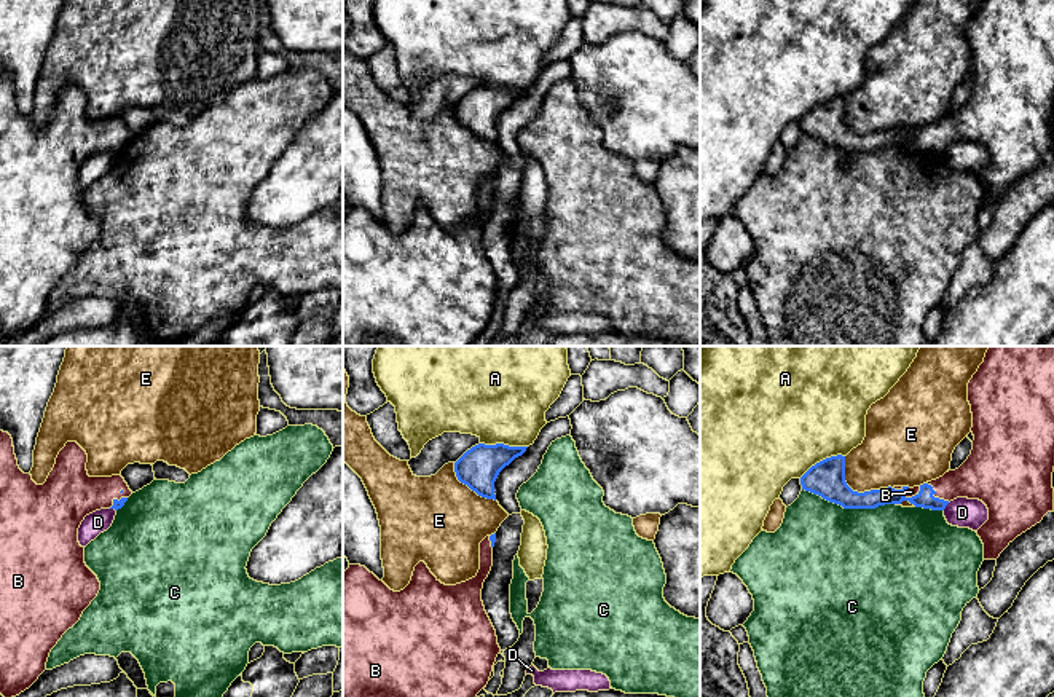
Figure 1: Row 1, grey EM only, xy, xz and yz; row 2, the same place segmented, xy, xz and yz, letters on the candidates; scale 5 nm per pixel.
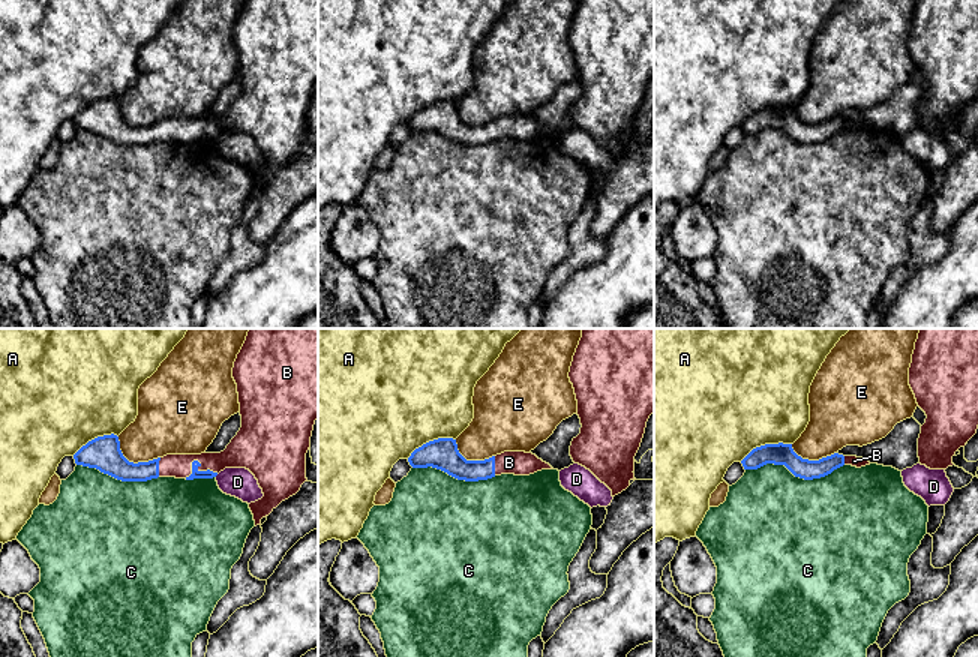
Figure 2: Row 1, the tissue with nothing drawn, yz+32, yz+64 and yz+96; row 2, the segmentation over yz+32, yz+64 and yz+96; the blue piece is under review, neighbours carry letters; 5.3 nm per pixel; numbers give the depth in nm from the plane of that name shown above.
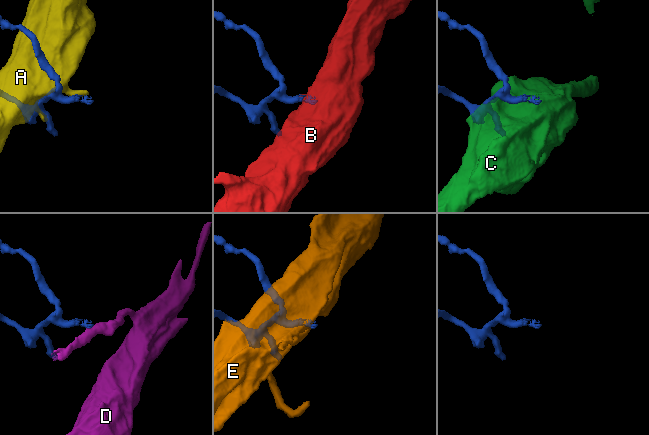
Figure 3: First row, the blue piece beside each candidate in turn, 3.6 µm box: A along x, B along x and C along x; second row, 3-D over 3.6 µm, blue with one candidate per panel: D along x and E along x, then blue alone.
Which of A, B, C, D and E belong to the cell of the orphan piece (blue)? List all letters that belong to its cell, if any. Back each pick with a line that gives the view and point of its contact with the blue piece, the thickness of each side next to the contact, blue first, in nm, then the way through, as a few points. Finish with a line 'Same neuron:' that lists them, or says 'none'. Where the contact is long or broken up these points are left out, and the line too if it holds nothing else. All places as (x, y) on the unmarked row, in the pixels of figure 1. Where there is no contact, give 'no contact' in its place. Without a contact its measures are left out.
B: contact yz (936, 141); calibres 90 and 220 nm; way yz (925, 141), (936, 141), (954, 126), (981, 120)
Same neuron: B

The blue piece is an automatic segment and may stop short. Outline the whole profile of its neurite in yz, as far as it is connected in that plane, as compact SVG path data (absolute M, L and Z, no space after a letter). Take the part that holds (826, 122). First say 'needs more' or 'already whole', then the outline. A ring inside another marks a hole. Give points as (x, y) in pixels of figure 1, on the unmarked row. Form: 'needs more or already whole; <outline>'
needs more; M984 0L984 5L968 26L968 45L973 56L971 75L974 83L971 97L958 112L914 131L888 129L858 136L845 124L845 99L837 97L812 108L800 120L802 132L844 152L875 152L909 144L915 150L944 153L957 140L979 142L989 152L989 163L976 175L984 187L984 203L997 203L1017 179L1054 153L1054 0Z

